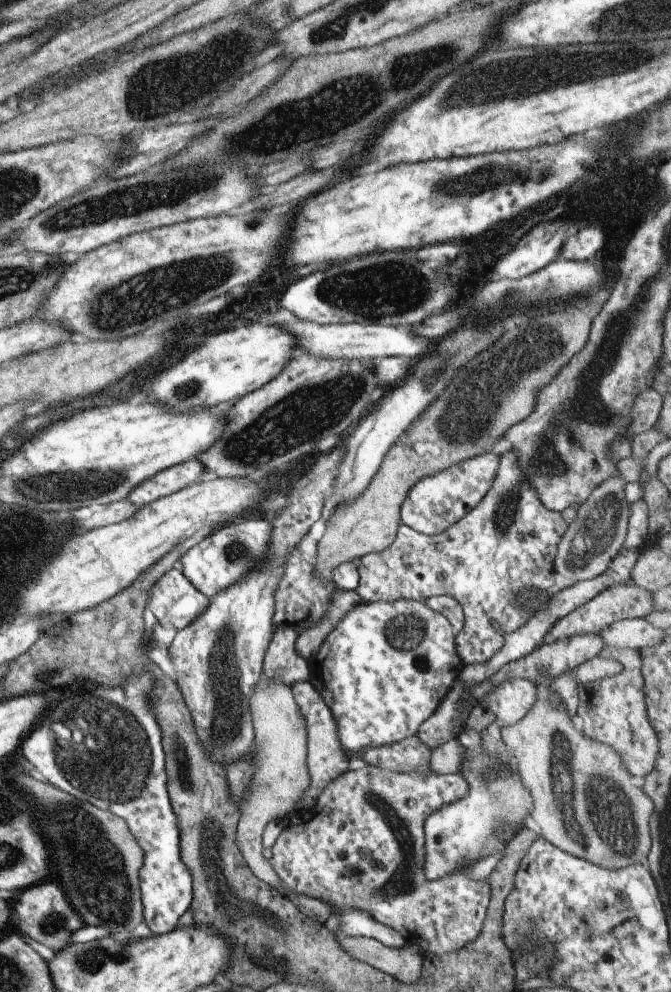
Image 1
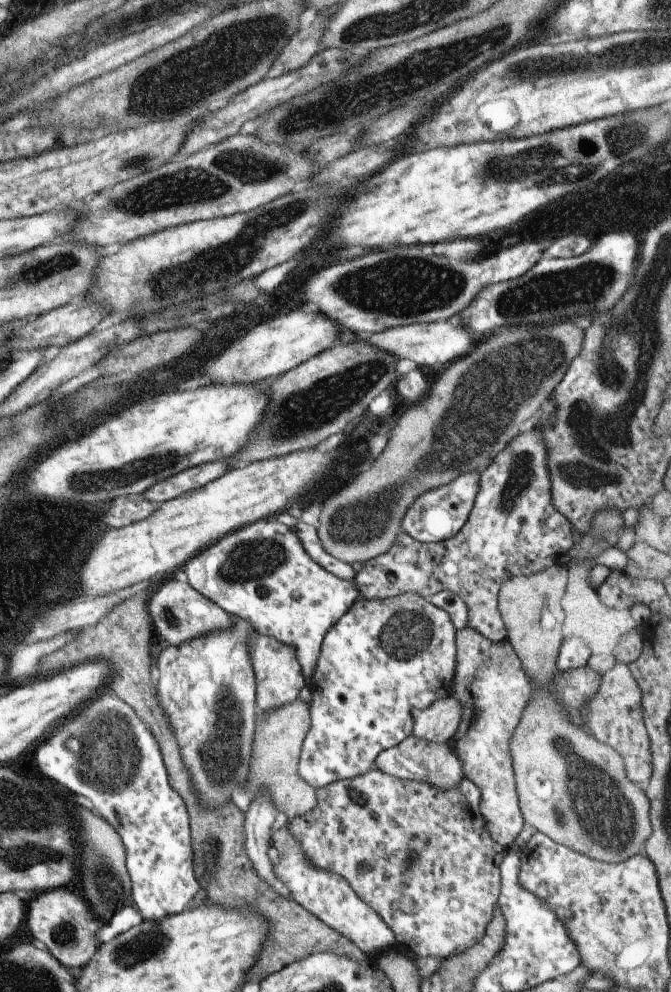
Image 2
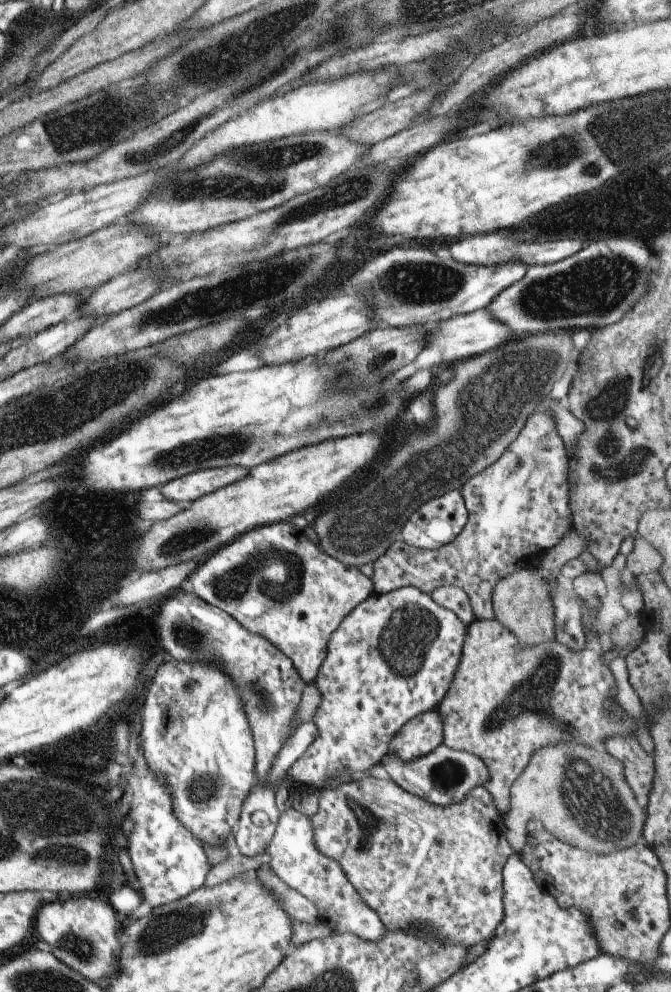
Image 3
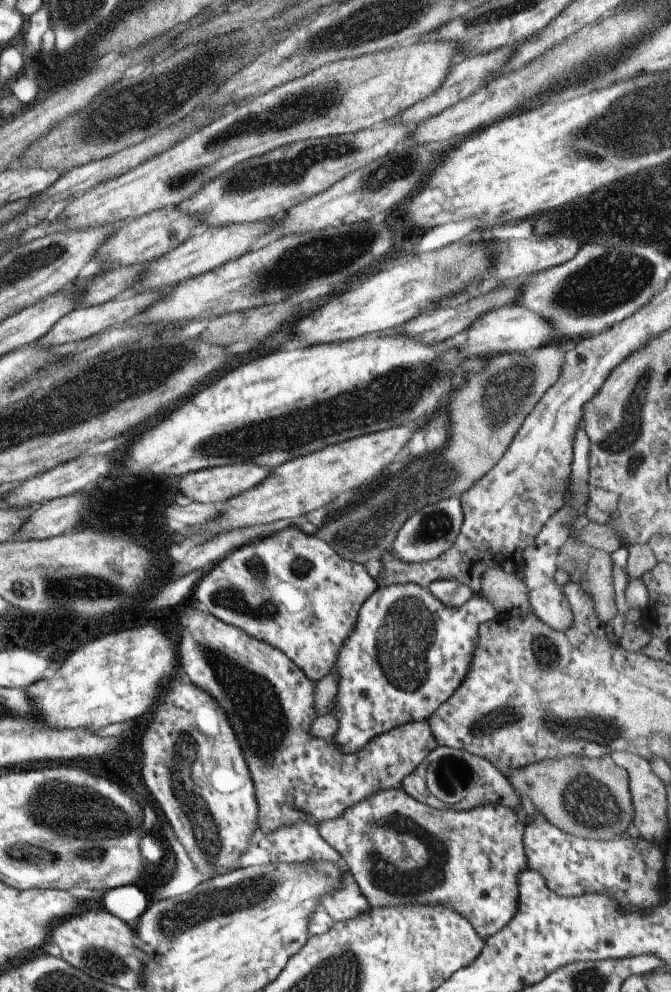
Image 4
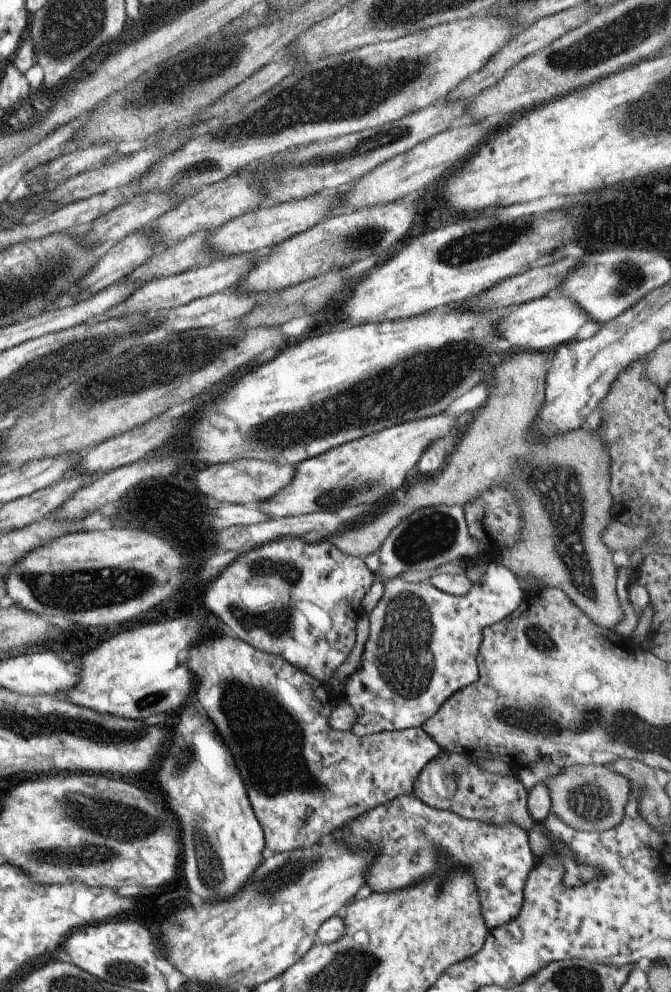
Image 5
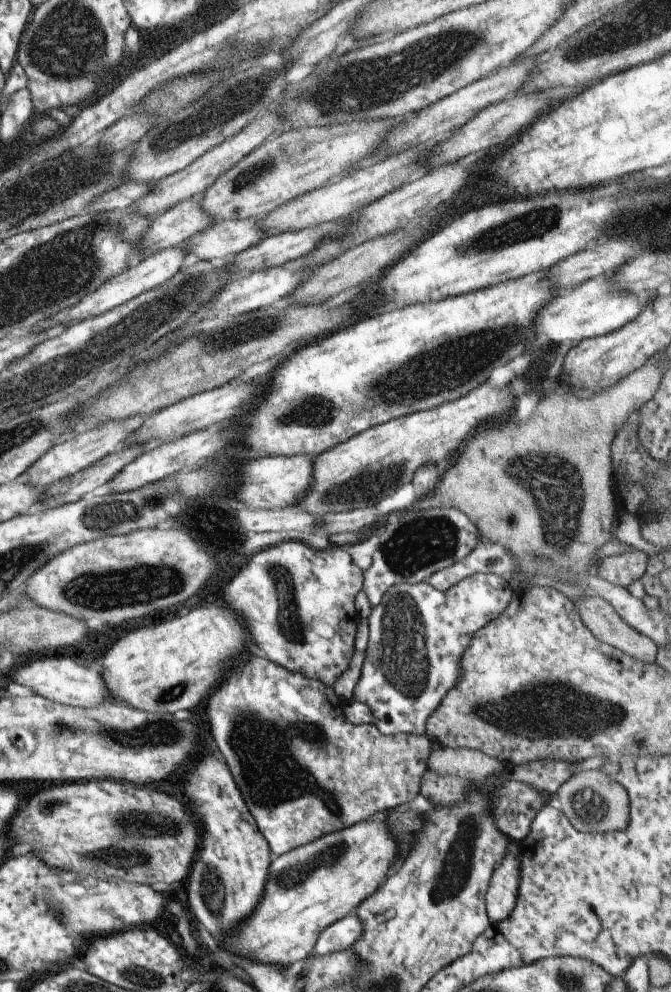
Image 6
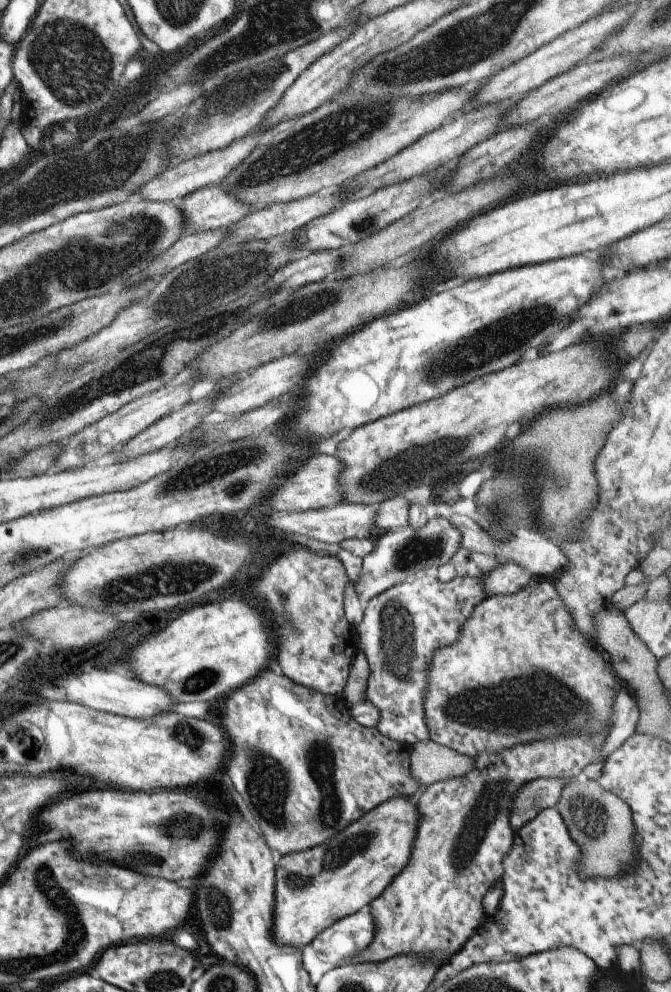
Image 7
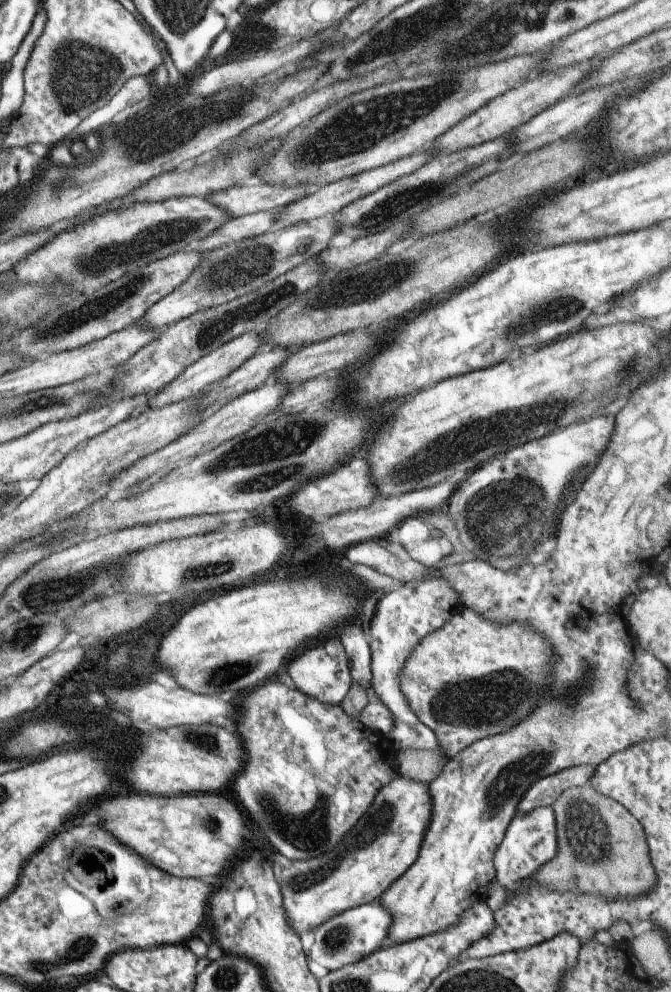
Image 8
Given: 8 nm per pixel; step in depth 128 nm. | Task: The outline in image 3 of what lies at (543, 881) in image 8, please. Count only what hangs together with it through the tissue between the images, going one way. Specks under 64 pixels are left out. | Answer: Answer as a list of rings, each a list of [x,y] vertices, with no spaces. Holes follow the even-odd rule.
[[[559,742],[539,748],[513,780],[509,794],[511,805],[504,816],[504,835],[514,853],[521,850],[525,825],[531,820],[559,842],[581,850],[597,848],[607,853],[631,848],[643,832],[645,808],[629,788],[621,762],[601,747]]]

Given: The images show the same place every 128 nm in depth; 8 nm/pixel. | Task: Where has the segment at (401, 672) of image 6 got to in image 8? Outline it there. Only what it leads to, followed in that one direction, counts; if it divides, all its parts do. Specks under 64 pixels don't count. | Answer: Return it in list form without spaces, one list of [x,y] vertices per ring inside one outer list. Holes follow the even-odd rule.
[[[423,578],[423,580],[411,580],[407,583],[402,583],[402,586],[388,593],[383,593],[381,598],[377,600],[373,614],[368,620],[364,636],[361,631],[361,626],[349,626],[345,624],[340,629],[341,646],[347,658],[347,666],[349,666],[349,676],[353,684],[359,684],[363,690],[370,692],[370,696],[375,700],[381,701],[381,704],[391,712],[393,716],[393,728],[387,732],[386,737],[396,749],[413,749],[413,750],[436,750],[438,744],[435,734],[430,728],[427,728],[419,718],[413,714],[405,696],[399,690],[399,672],[407,660],[407,656],[411,654],[411,650],[415,648],[415,644],[425,638],[427,634],[439,630],[445,621],[454,613],[458,613],[463,609],[463,604],[459,600],[459,596],[455,594],[455,590],[441,578]]]

